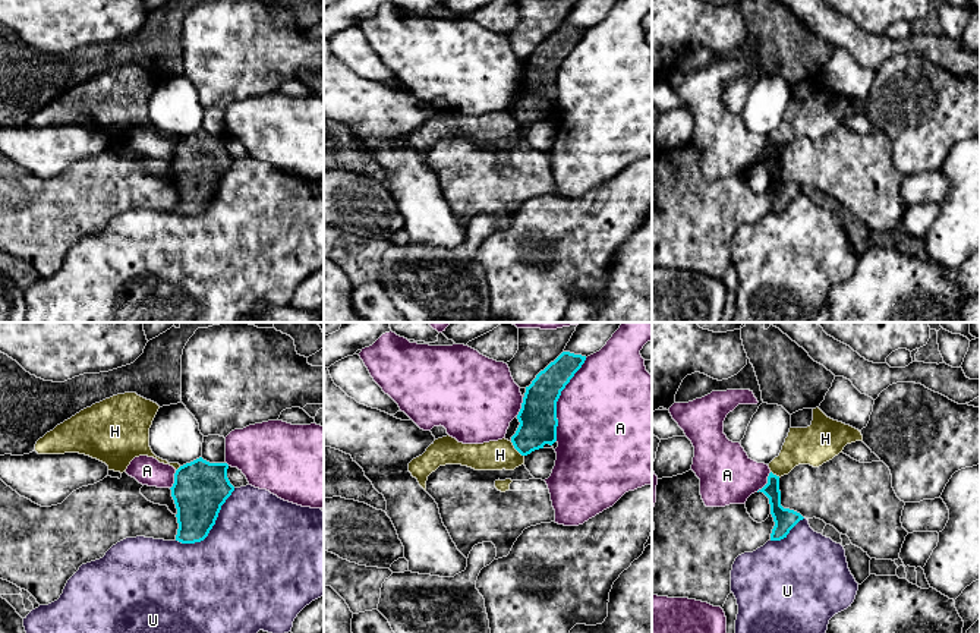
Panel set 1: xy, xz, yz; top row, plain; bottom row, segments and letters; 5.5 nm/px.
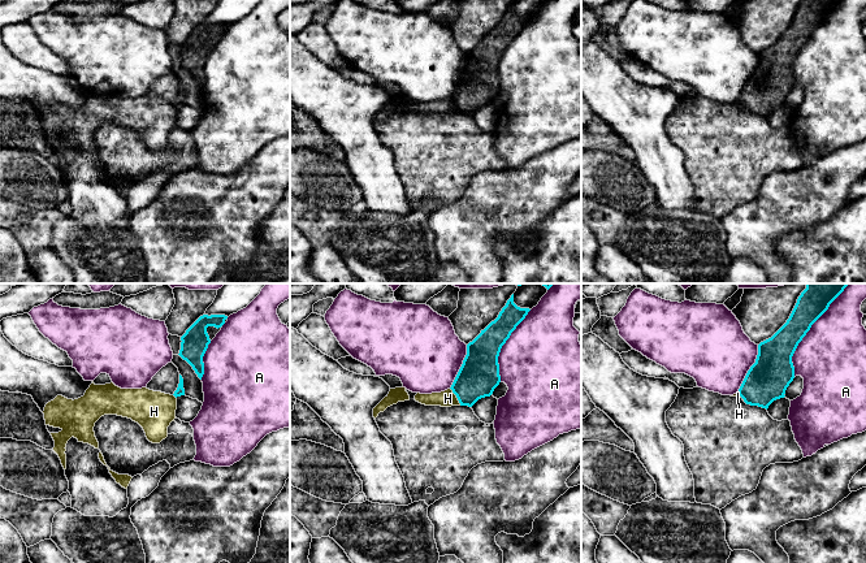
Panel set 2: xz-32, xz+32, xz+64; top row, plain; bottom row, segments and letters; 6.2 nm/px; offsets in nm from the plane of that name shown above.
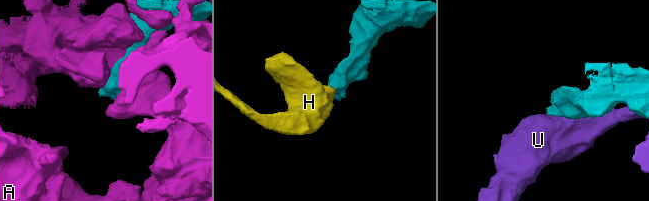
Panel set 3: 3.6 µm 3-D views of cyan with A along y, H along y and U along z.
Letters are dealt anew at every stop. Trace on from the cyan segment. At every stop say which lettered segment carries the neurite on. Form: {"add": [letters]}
{"add": []}

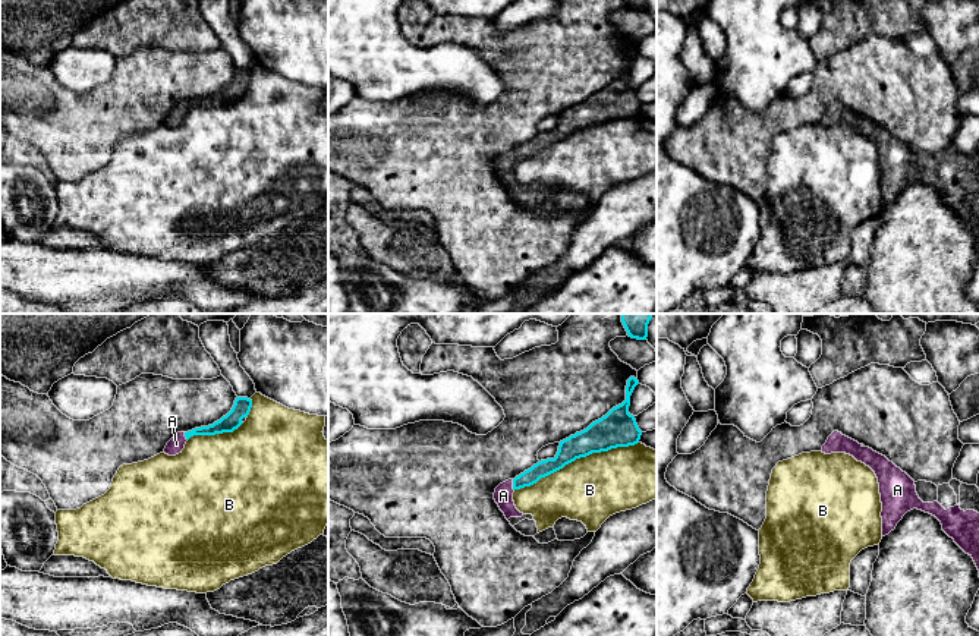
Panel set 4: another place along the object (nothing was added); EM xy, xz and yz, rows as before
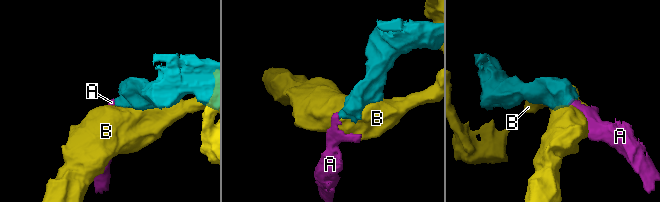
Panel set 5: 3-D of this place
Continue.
{"add": ["A"]}

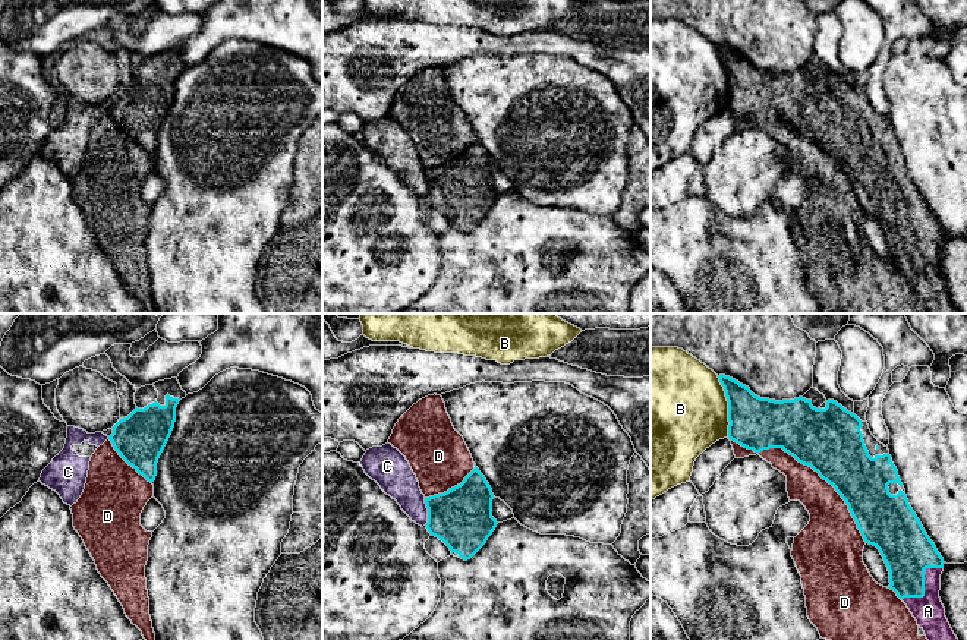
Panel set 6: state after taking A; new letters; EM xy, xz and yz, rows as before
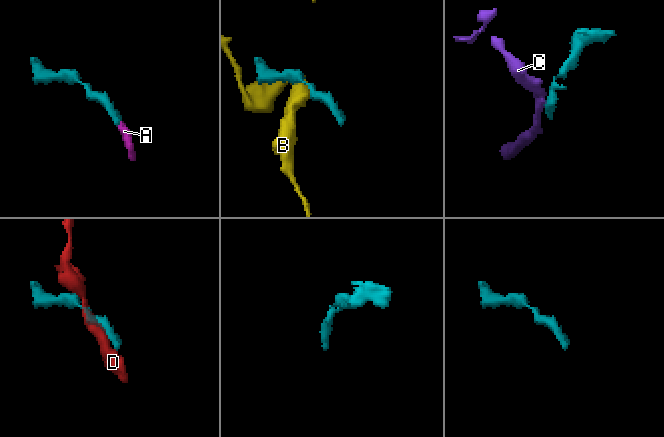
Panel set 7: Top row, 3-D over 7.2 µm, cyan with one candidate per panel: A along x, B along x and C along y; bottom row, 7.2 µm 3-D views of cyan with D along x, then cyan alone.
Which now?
{"add": ["A"]}

